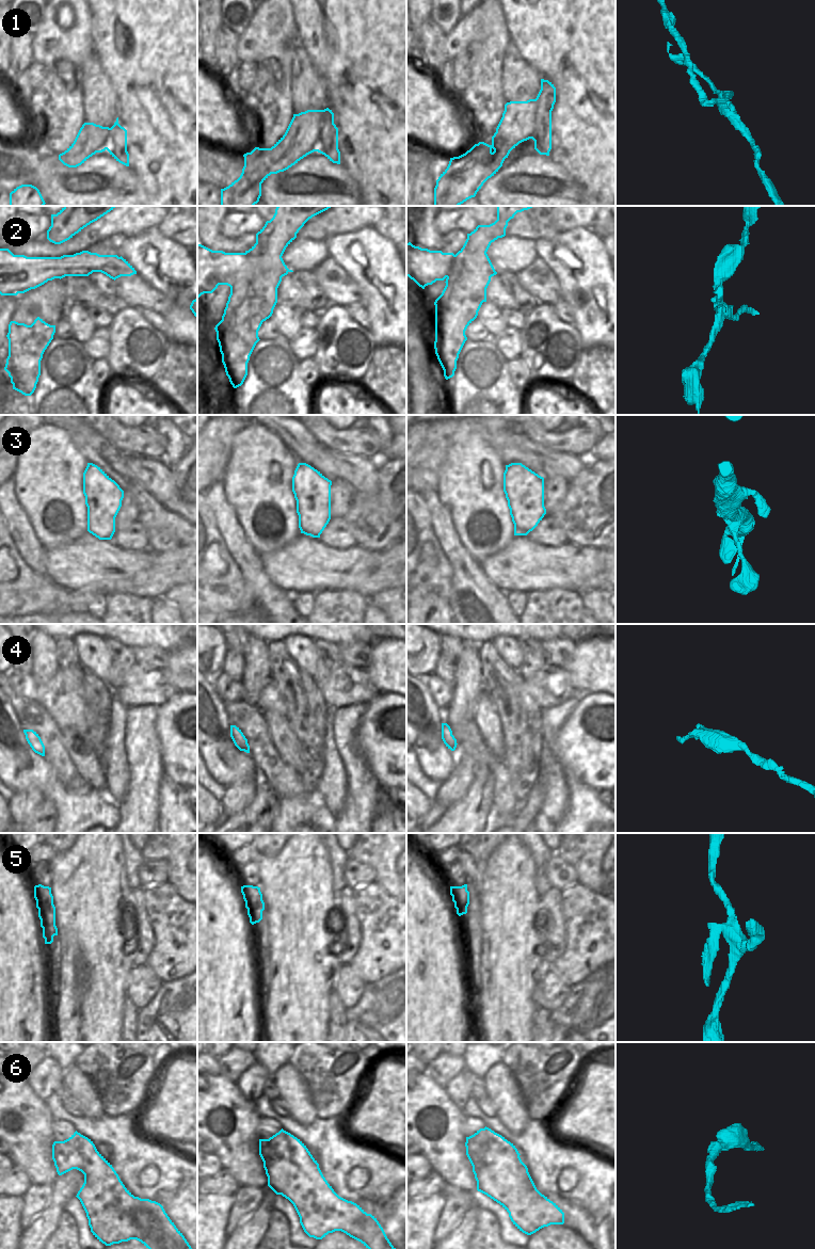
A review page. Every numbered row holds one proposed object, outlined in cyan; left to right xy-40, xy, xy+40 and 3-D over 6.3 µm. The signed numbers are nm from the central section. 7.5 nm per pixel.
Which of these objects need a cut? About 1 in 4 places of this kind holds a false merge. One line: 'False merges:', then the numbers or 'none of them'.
False merges: 2, 5

